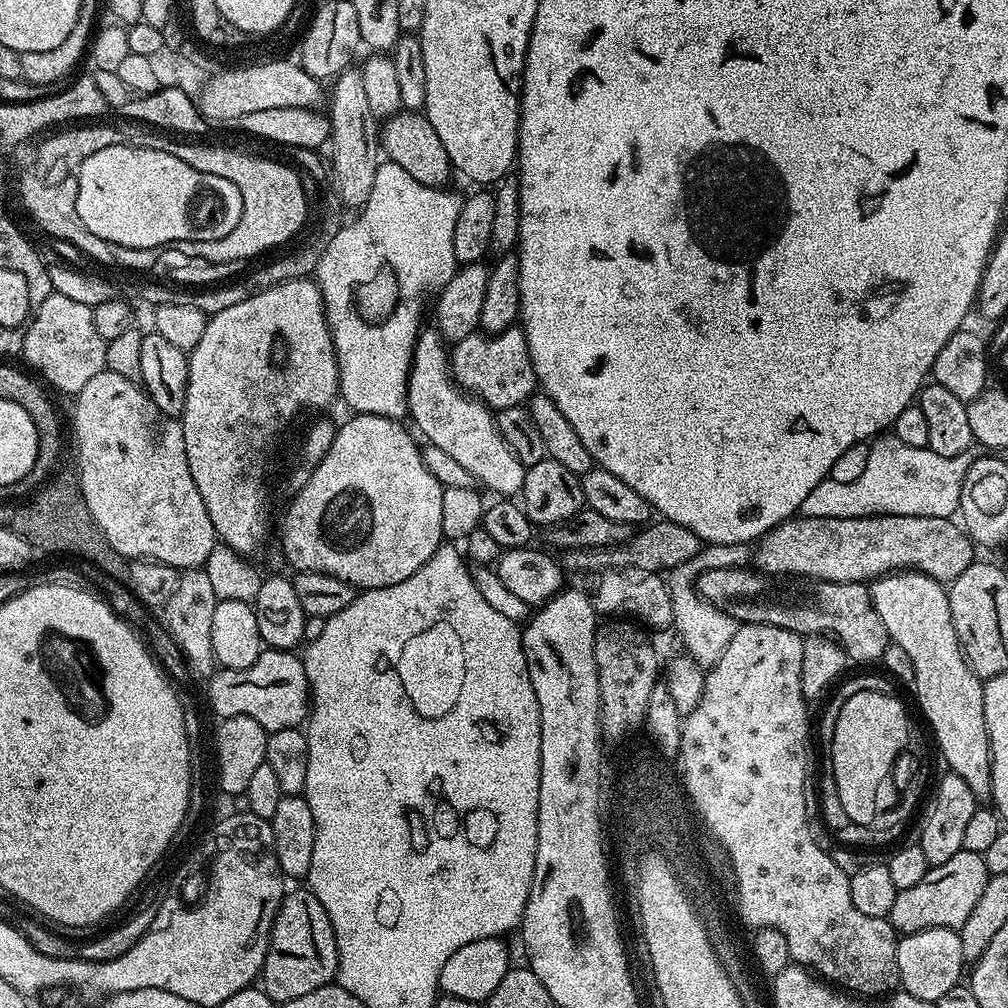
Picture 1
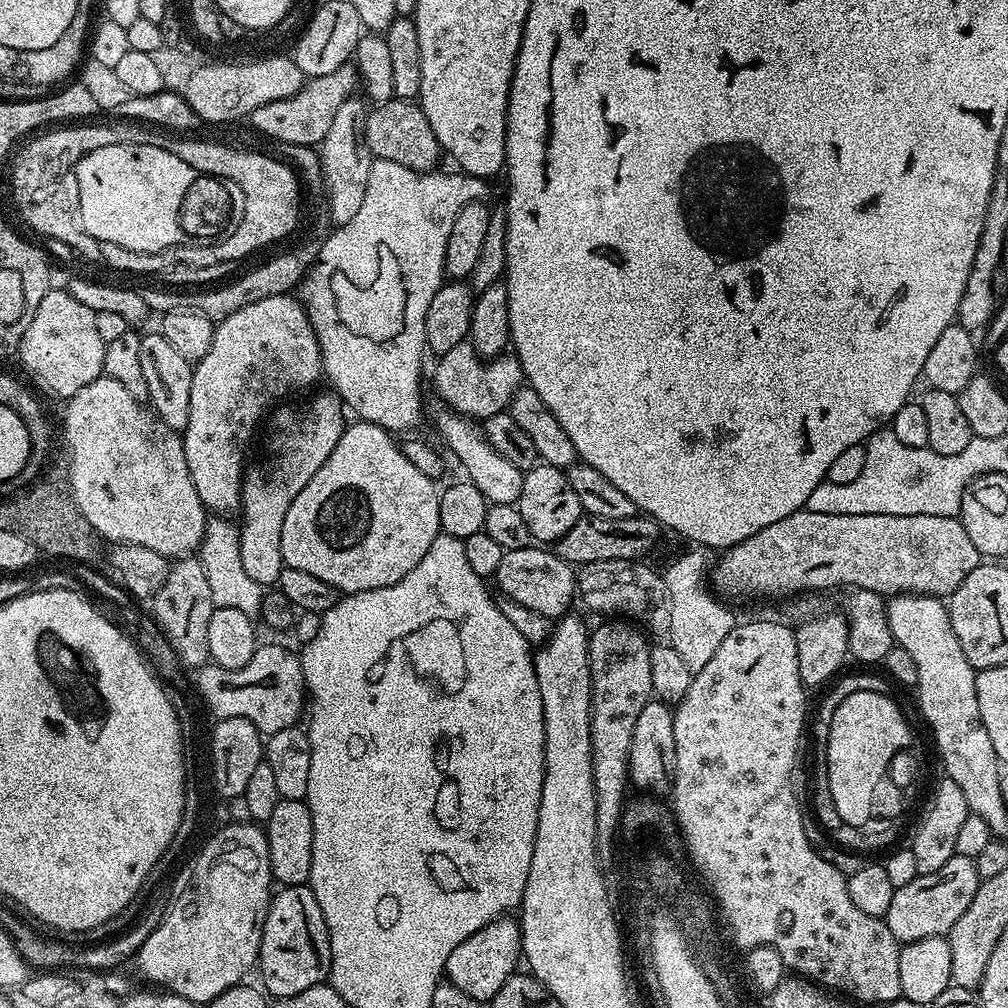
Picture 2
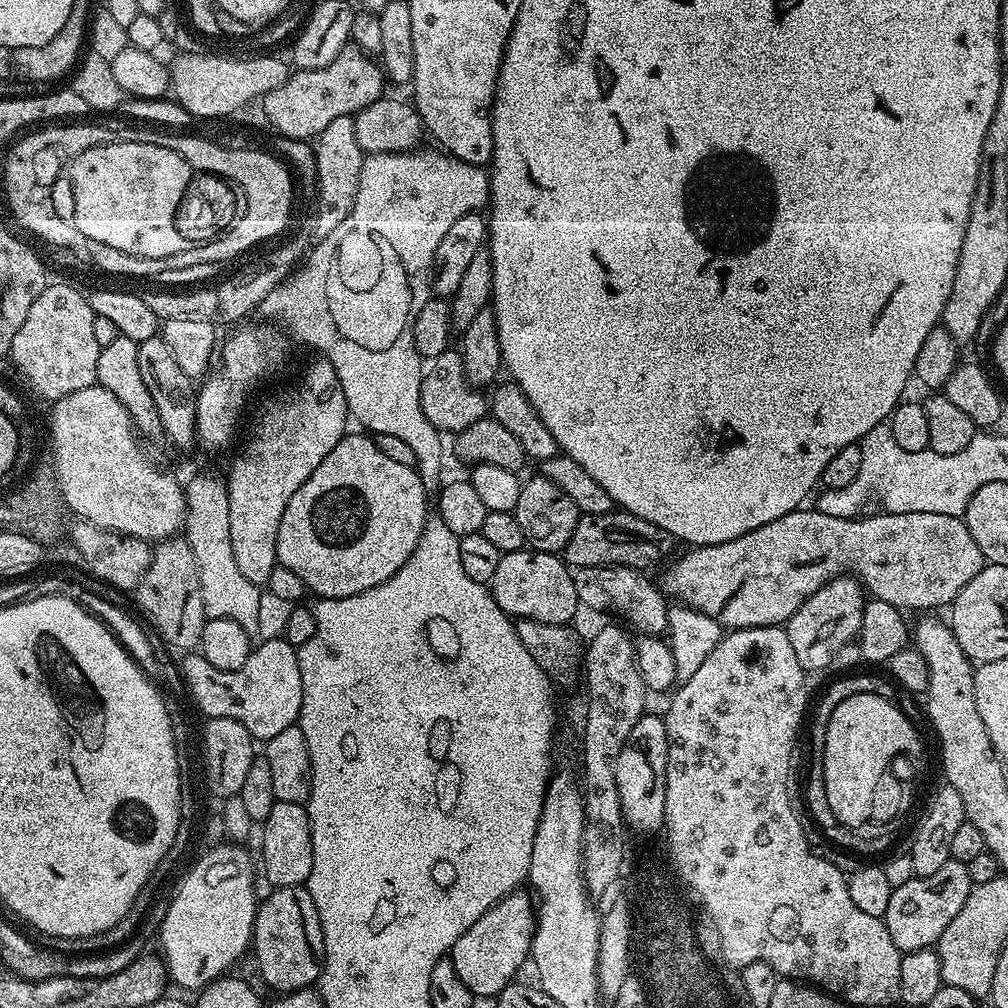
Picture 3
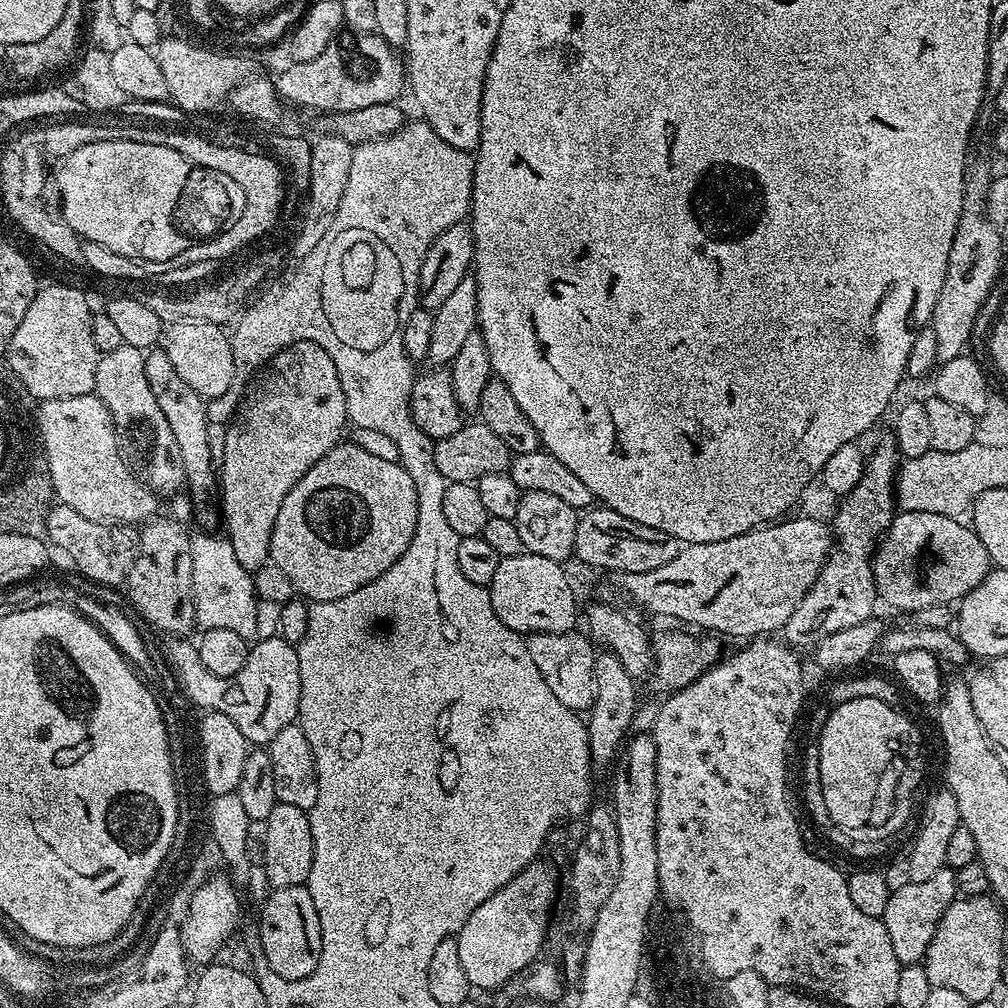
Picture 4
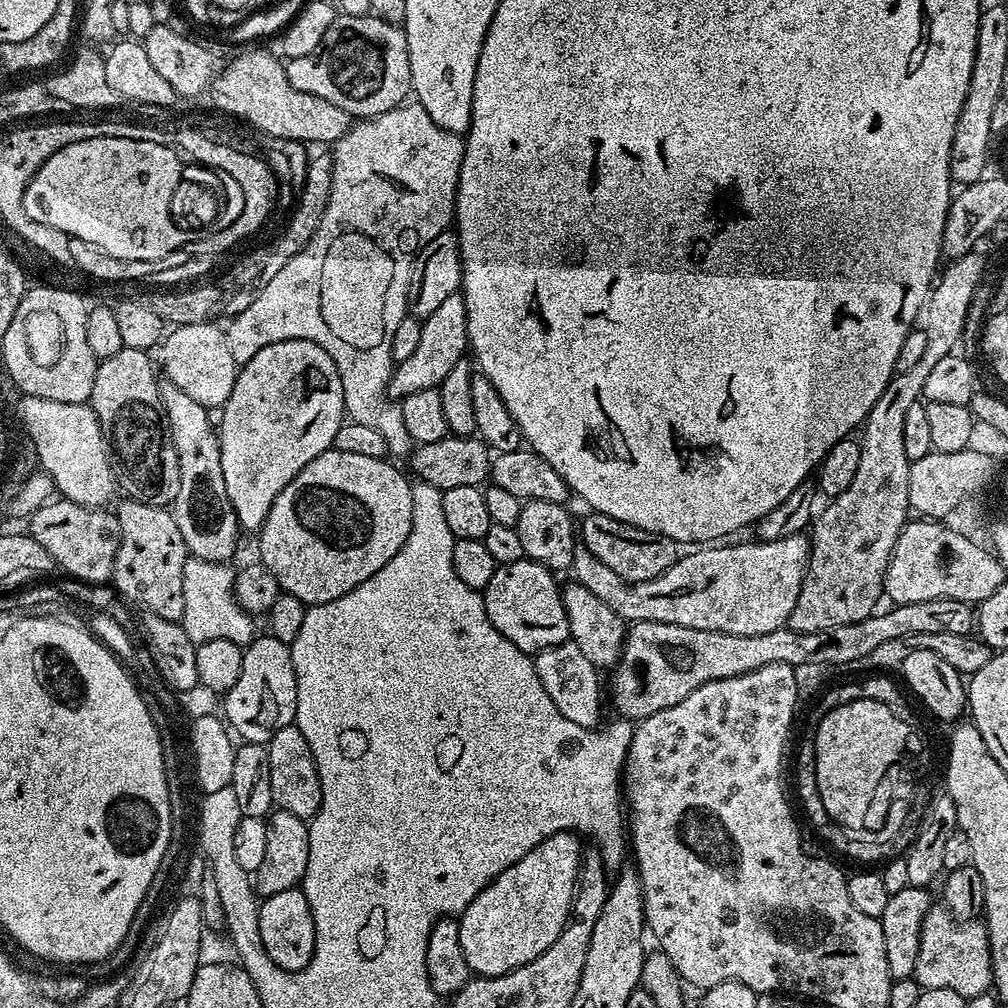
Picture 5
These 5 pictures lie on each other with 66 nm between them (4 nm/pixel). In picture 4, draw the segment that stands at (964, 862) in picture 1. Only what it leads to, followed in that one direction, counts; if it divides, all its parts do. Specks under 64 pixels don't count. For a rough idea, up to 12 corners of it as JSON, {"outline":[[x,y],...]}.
{"outline":[[947,866],[890,894],[882,919],[900,965],[923,961],[956,899]]}

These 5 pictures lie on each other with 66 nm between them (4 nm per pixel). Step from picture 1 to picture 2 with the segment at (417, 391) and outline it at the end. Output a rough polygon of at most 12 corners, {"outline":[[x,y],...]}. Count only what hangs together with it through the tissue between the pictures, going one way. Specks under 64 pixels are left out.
{"outline":[[440,410],[436,432],[489,504],[516,504],[524,472],[484,429]]}

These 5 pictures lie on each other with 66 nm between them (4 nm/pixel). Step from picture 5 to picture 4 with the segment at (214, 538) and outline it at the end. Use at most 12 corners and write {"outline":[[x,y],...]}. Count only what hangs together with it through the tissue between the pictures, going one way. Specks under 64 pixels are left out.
{"outline":[[157,346],[146,382],[178,442],[199,527],[218,524],[206,401]]}

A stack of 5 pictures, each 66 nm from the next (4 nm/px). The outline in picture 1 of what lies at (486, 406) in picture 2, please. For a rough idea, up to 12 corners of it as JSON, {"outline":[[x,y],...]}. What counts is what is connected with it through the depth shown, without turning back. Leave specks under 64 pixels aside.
{"outline":[[524,329],[450,348],[452,379],[501,412],[537,391]]}

